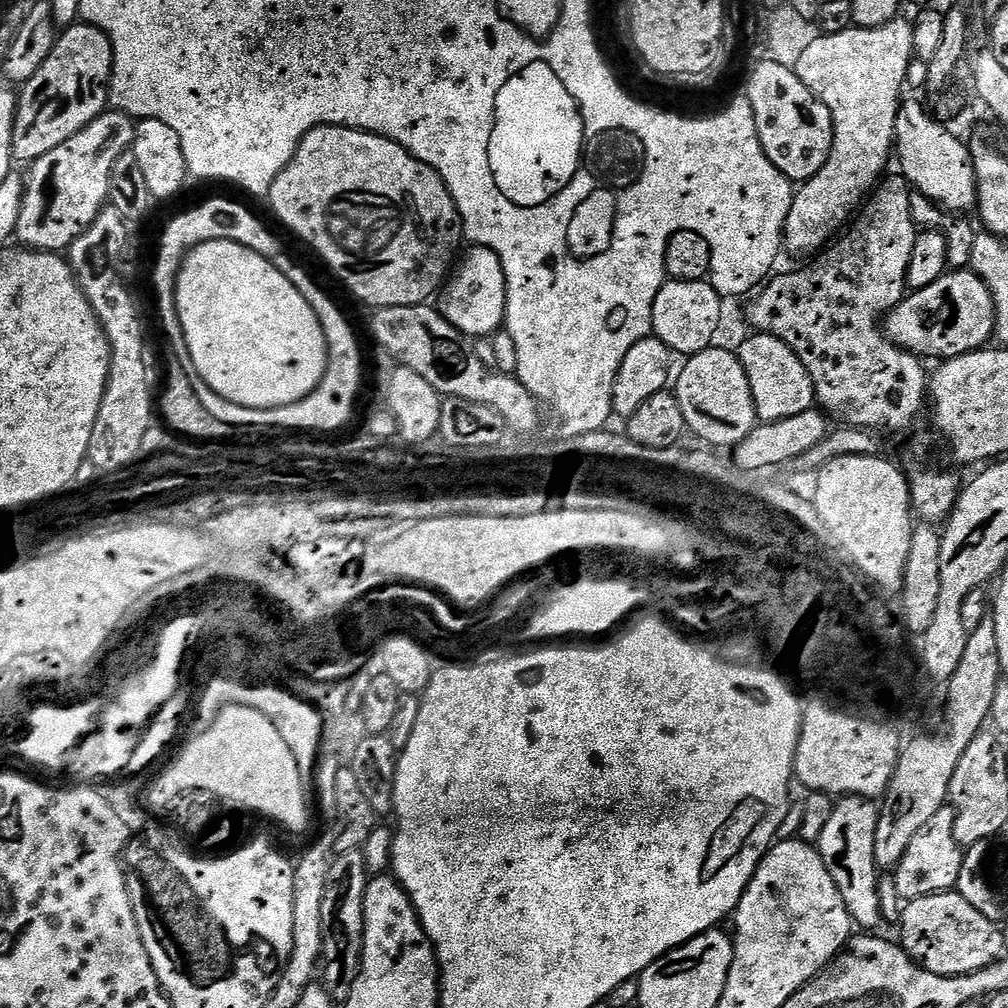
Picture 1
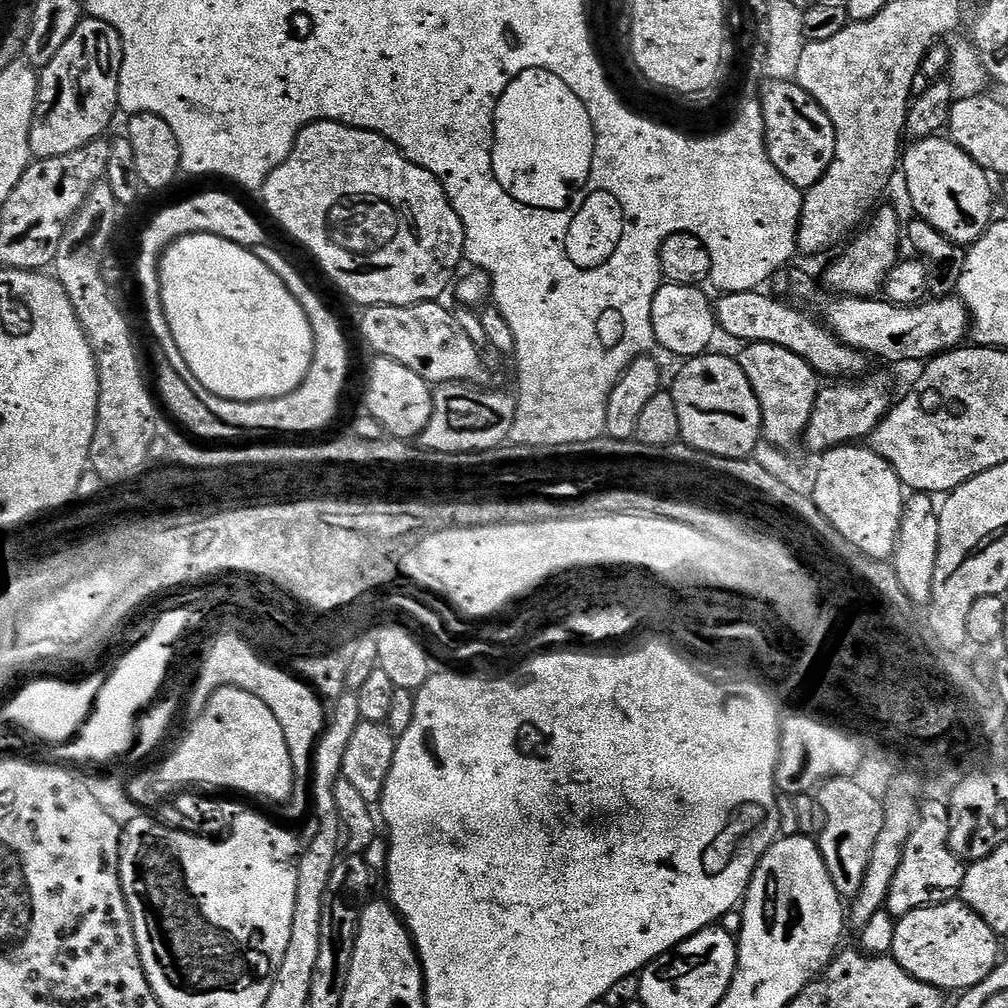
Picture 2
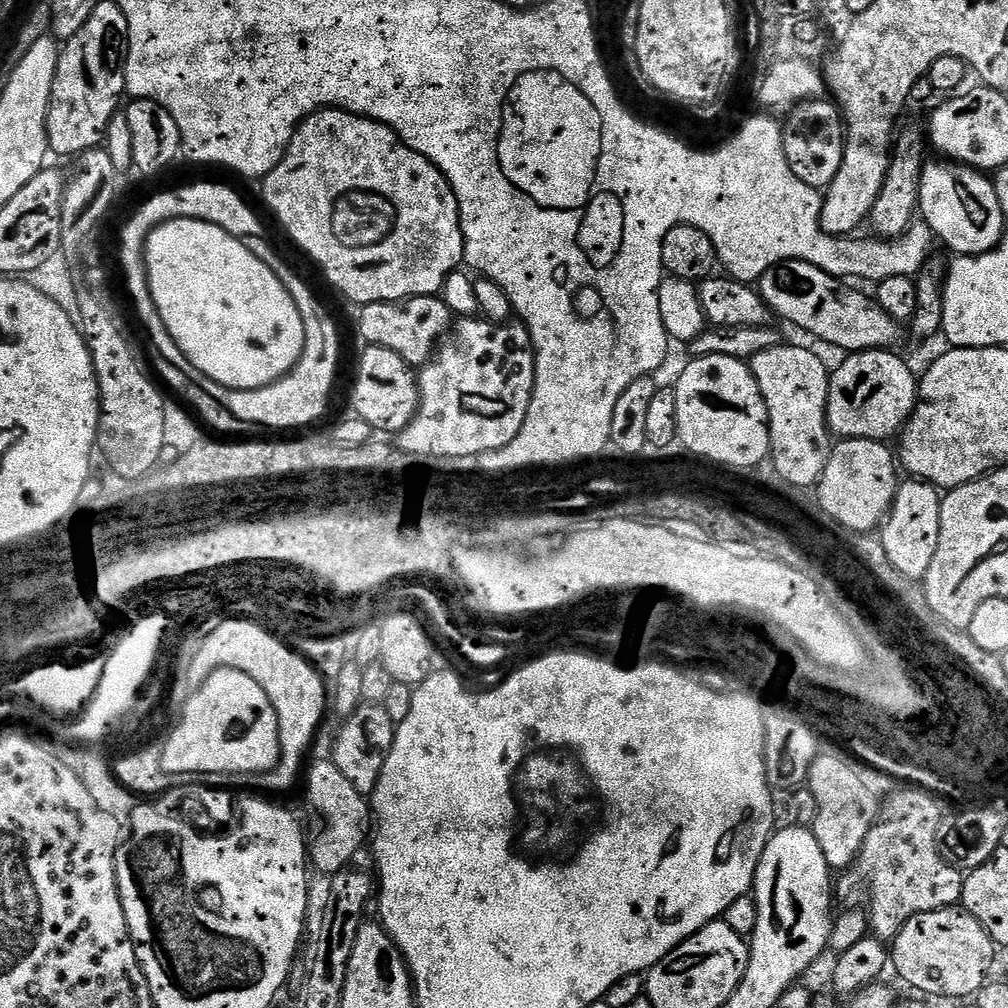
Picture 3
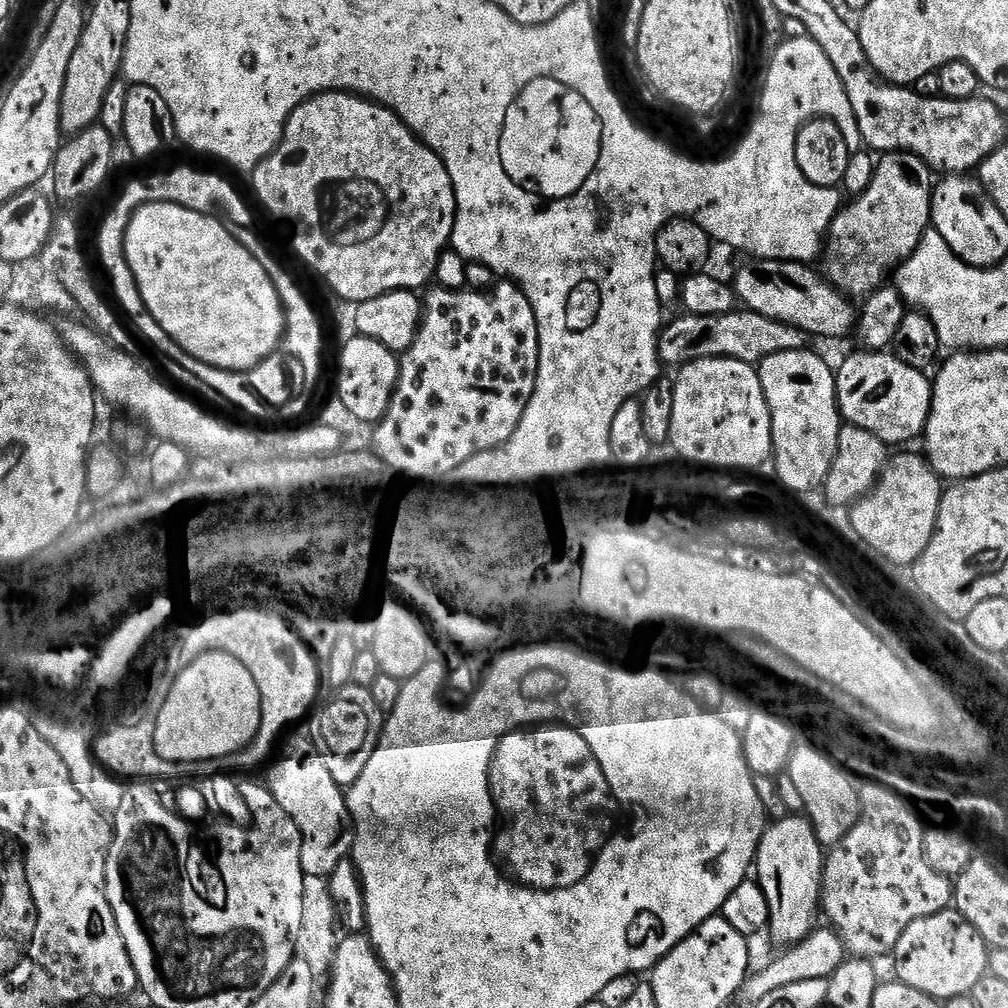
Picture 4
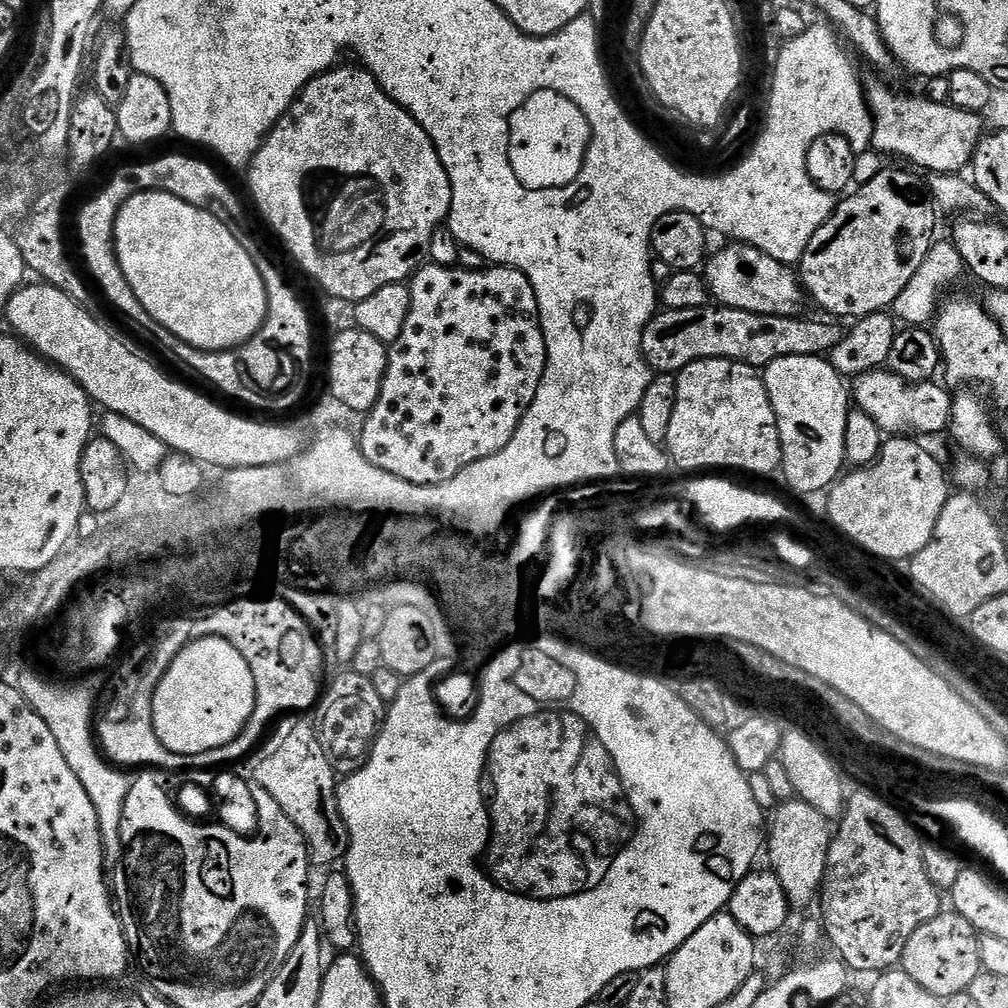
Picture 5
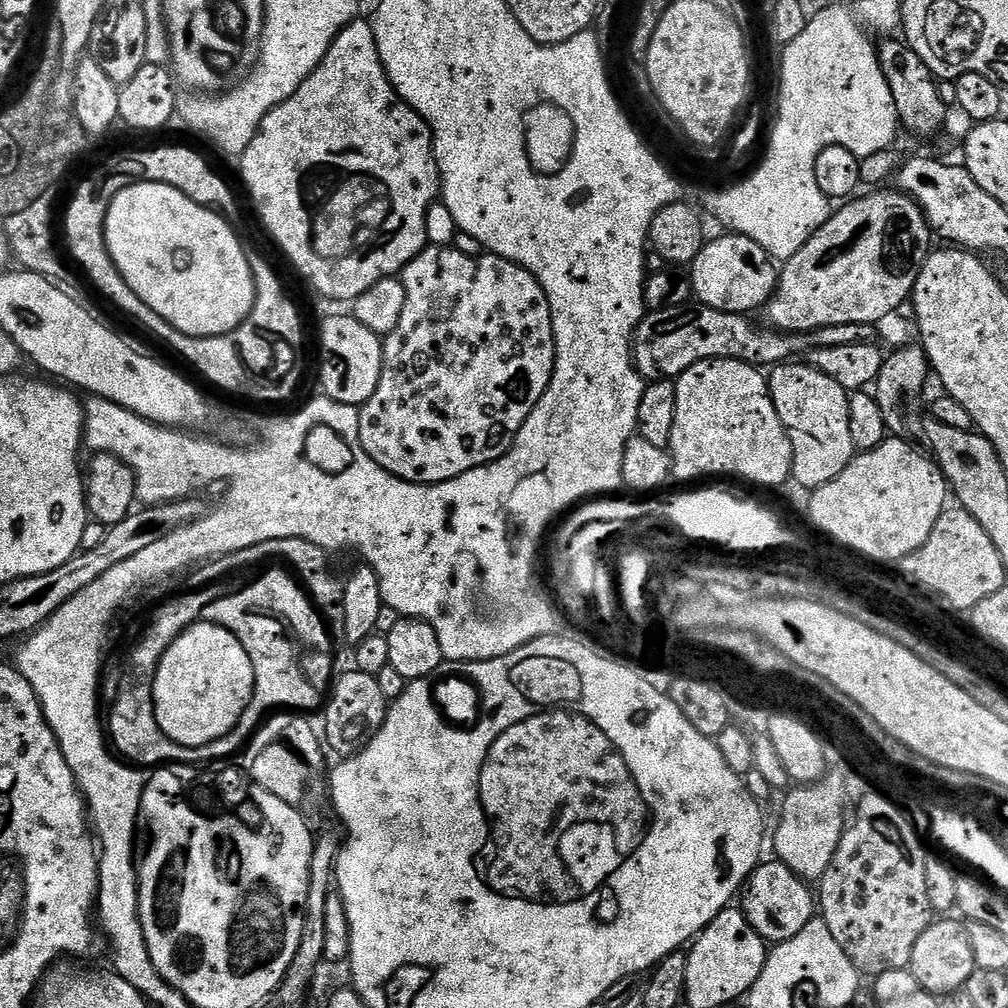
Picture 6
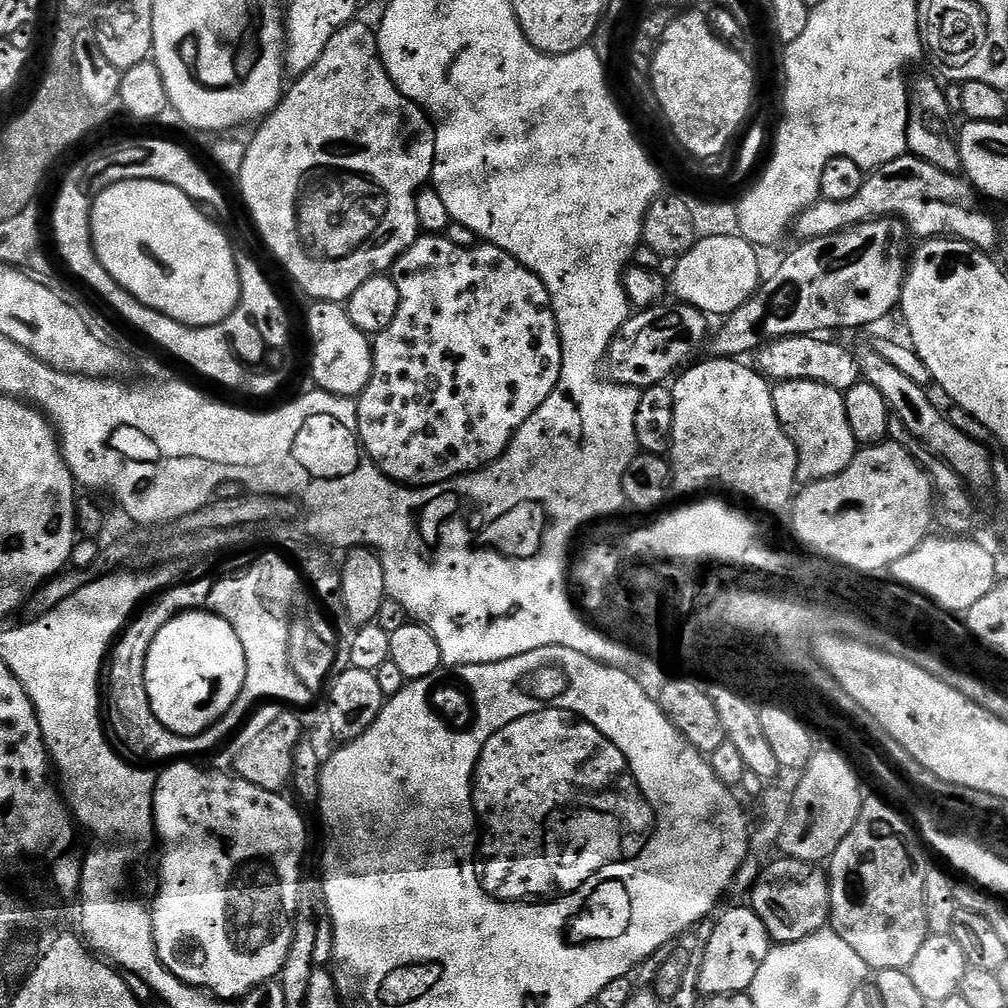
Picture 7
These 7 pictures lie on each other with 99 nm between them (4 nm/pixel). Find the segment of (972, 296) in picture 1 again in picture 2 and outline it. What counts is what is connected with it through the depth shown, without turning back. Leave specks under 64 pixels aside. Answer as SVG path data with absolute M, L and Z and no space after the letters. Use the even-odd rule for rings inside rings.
M840 294L832 299L836 300L830 301L824 308L823 319L827 327L850 347L859 349L869 357L881 356L892 364L900 364L903 360L927 362L941 352L961 347L970 332L968 307L955 295L928 298L913 308L890 304L884 298Z

